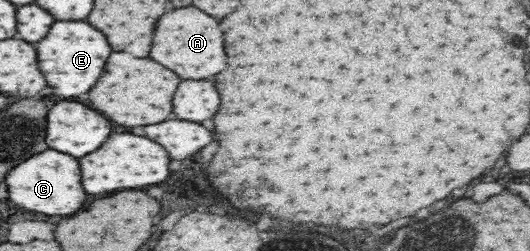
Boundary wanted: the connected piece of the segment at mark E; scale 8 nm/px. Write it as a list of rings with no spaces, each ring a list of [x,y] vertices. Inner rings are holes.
[[[54,22],[48,36],[36,44],[36,52],[40,72],[60,98],[76,98],[88,92],[104,72],[104,64],[110,54],[104,36],[84,22]]]

